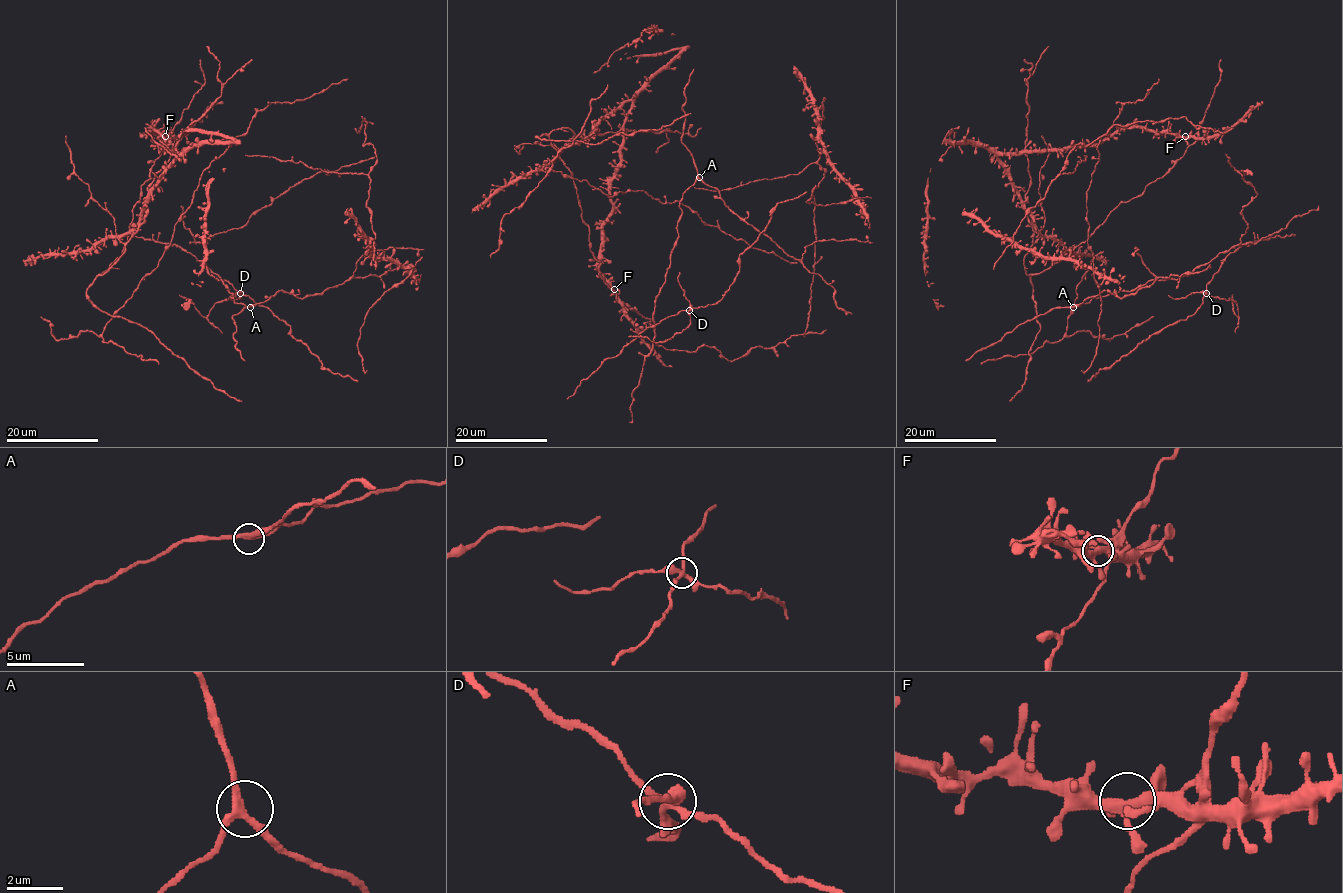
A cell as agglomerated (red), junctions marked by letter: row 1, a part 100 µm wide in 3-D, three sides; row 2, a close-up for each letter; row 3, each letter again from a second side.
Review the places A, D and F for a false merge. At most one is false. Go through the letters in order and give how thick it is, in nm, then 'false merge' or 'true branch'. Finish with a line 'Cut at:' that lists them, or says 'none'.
A: calibre 280 nm; true branch
D: calibre 280 nm; false merge
F: calibre 320 nm; true branch
Cut at: D

